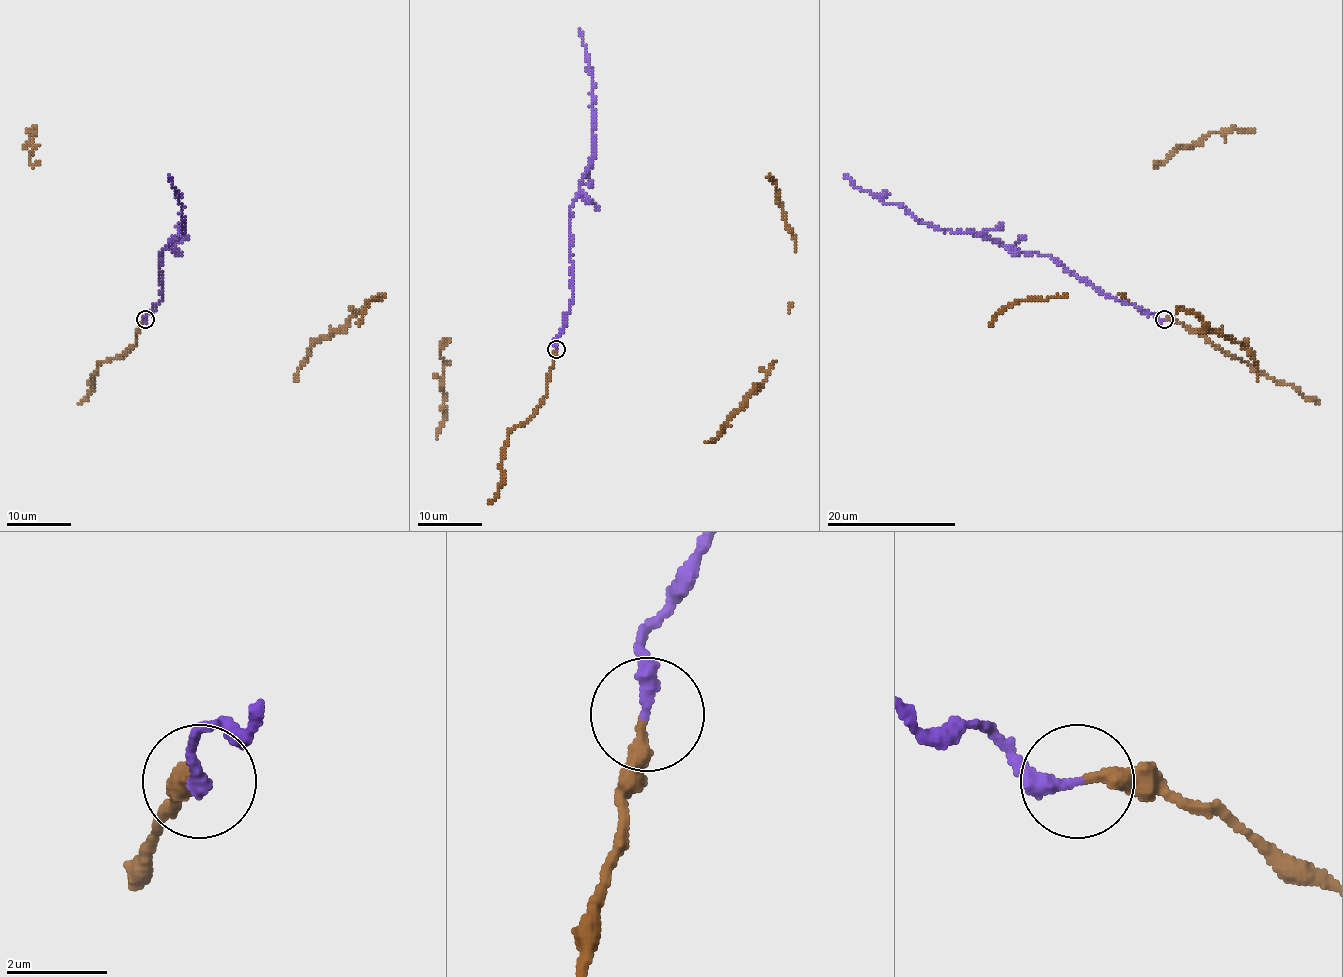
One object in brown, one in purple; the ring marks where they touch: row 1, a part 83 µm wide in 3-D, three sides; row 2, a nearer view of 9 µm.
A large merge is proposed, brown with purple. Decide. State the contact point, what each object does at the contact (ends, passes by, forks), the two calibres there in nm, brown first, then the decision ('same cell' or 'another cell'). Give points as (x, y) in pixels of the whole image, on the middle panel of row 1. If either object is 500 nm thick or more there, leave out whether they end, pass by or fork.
place (556, 349); brown ends; purple ends; calibres 280 and 300 nm; same cell

